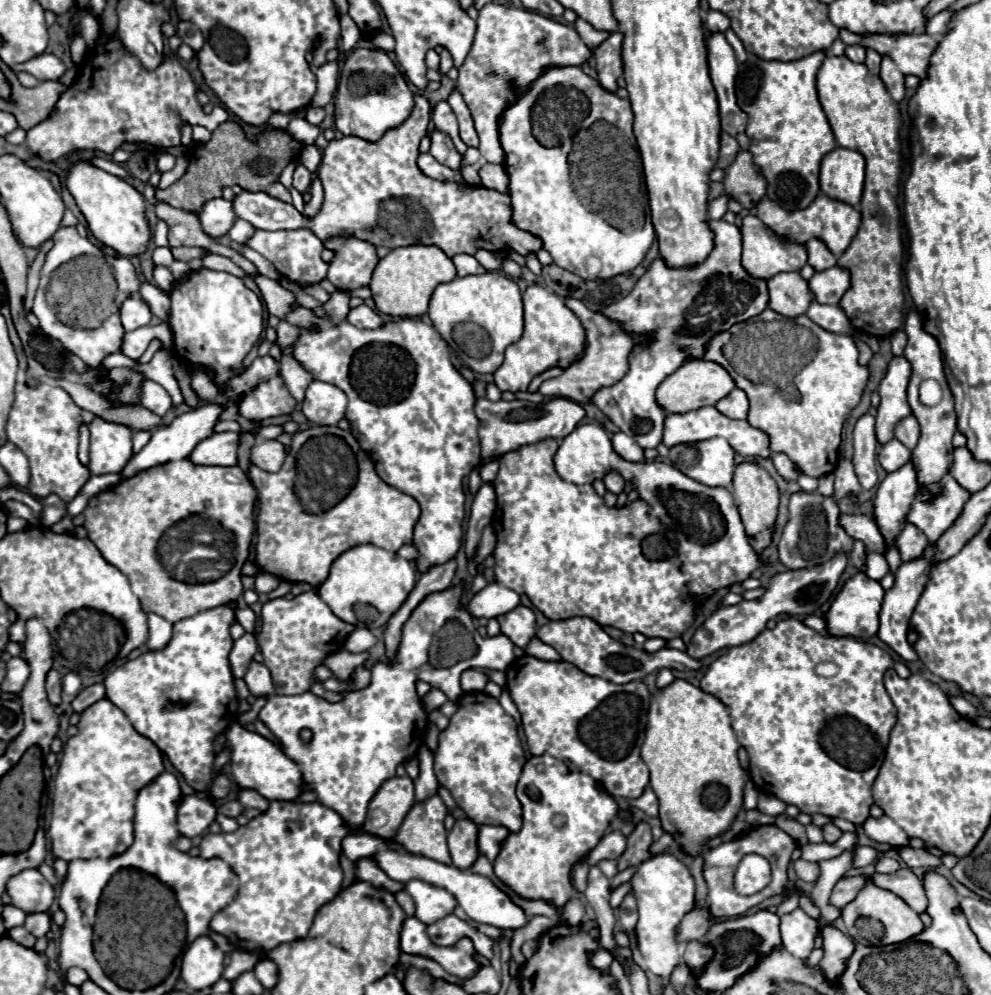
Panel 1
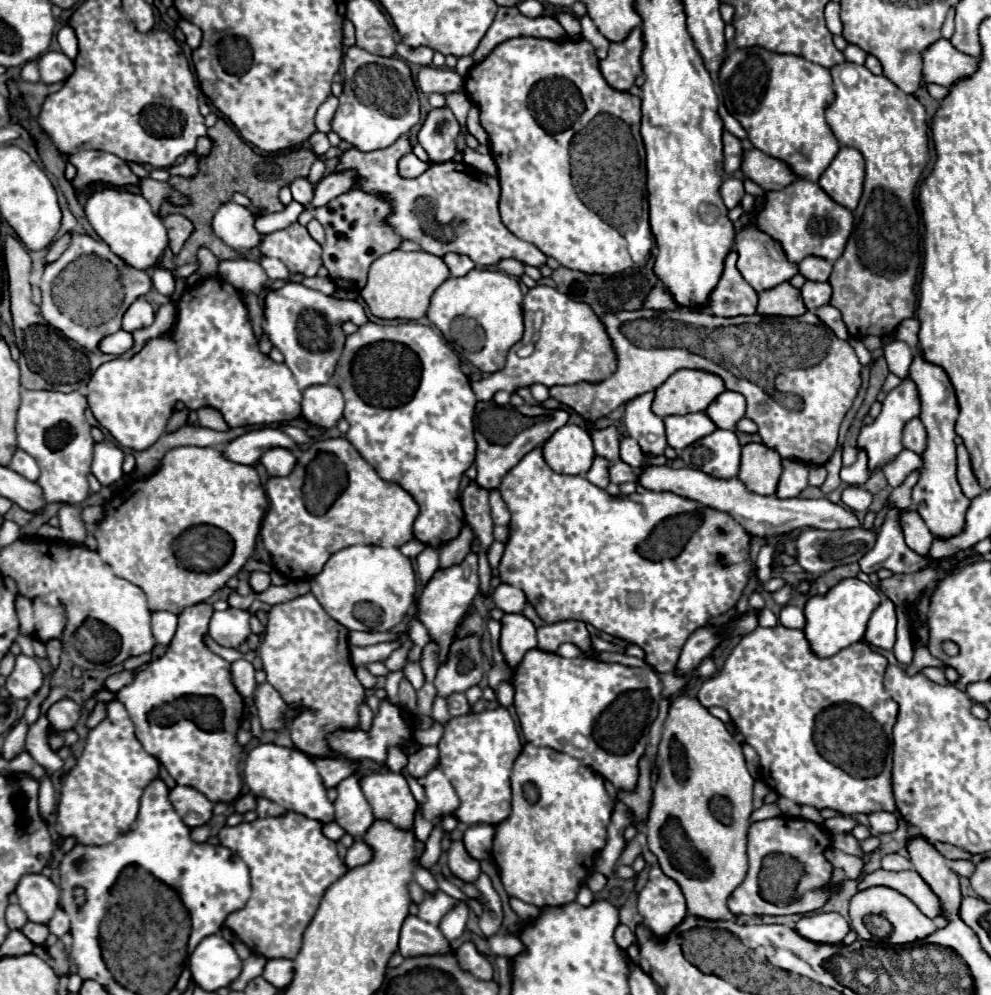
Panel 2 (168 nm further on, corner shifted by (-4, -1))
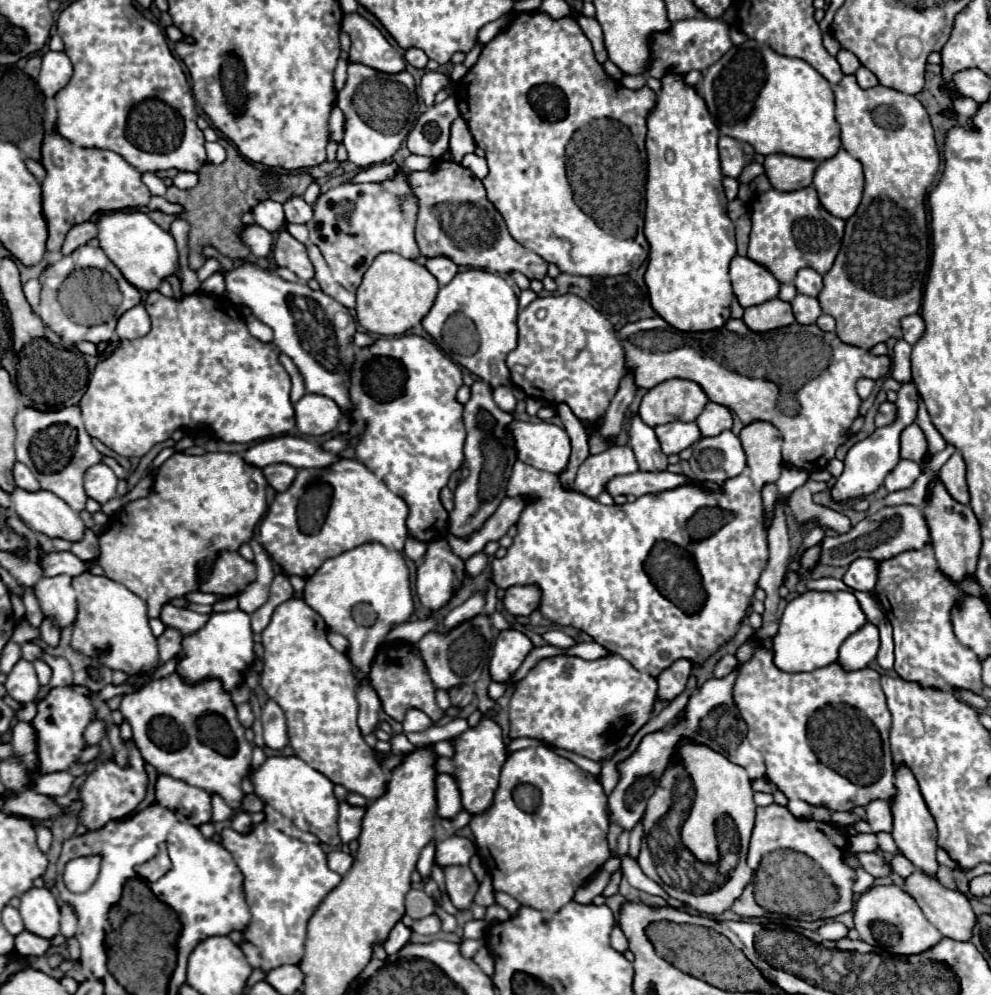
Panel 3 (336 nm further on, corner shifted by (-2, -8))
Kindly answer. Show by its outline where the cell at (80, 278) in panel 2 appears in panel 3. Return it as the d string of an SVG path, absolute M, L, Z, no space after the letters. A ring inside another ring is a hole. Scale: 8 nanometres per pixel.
M82 245L74 253L48 265L40 277L42 299L36 307L40 319L68 343L106 343L112 339L120 315L142 301L142 293L130 285L100 247Z

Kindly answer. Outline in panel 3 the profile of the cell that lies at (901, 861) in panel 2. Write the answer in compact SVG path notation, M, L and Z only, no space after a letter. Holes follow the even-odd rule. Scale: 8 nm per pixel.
M900 853L890 861L890 867L892 867L892 871L898 873L900 877L908 877L908 875L914 873L914 865L912 865L904 855L900 855Z

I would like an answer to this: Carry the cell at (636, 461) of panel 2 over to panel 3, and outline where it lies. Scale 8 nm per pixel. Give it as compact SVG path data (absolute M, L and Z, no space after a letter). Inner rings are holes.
M612 445L604 453L590 455L582 467L578 467L578 475L574 481L574 489L596 499L604 489L606 483L618 475L628 475L638 471L638 461L634 451L624 445Z

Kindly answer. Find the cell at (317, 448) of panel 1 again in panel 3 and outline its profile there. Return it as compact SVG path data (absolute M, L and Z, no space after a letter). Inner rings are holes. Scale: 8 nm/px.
M340 459L332 463L330 477L334 477L334 491L346 491L346 511L342 505L336 503L330 505L332 487L324 481L312 483L304 493L302 469L300 469L294 483L286 491L276 493L266 517L258 527L256 533L258 543L262 543L270 559L278 563L288 577L298 575L308 579L318 571L318 567L326 559L338 557L340 553L350 551L364 543L380 543L388 549L404 551L404 543L408 539L408 527L406 527L408 505L404 503L404 499L392 493L370 469L366 469L356 459ZM328 509L330 509L330 517L326 519ZM306 533L316 533L316 535L306 535Z

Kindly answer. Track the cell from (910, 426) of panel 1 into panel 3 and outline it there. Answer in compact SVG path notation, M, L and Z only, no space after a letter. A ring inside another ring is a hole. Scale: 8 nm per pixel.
M912 423L902 431L900 455L902 455L902 459L910 459L916 463L920 463L922 457L926 455L926 437L924 437L922 429L918 427L918 423Z

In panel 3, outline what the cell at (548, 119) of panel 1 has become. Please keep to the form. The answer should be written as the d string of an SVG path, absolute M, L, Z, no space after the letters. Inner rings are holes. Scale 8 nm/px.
M514 13L510 25L500 31L488 45L484 45L480 59L476 65L456 83L456 101L462 113L462 119L468 123L474 141L484 149L490 173L482 181L488 193L490 203L500 211L510 235L524 245L526 249L540 255L544 261L554 263L560 267L562 273L568 275L584 275L584 277L616 277L624 275L632 265L632 255L636 255L636 247L646 249L644 239L644 185L646 185L646 151L644 151L644 137L646 137L646 117L656 105L656 93L648 87L638 91L630 91L618 81L612 81L602 65L594 59L594 51L582 29L578 27L574 17L564 17L560 21L550 19L544 13Z

